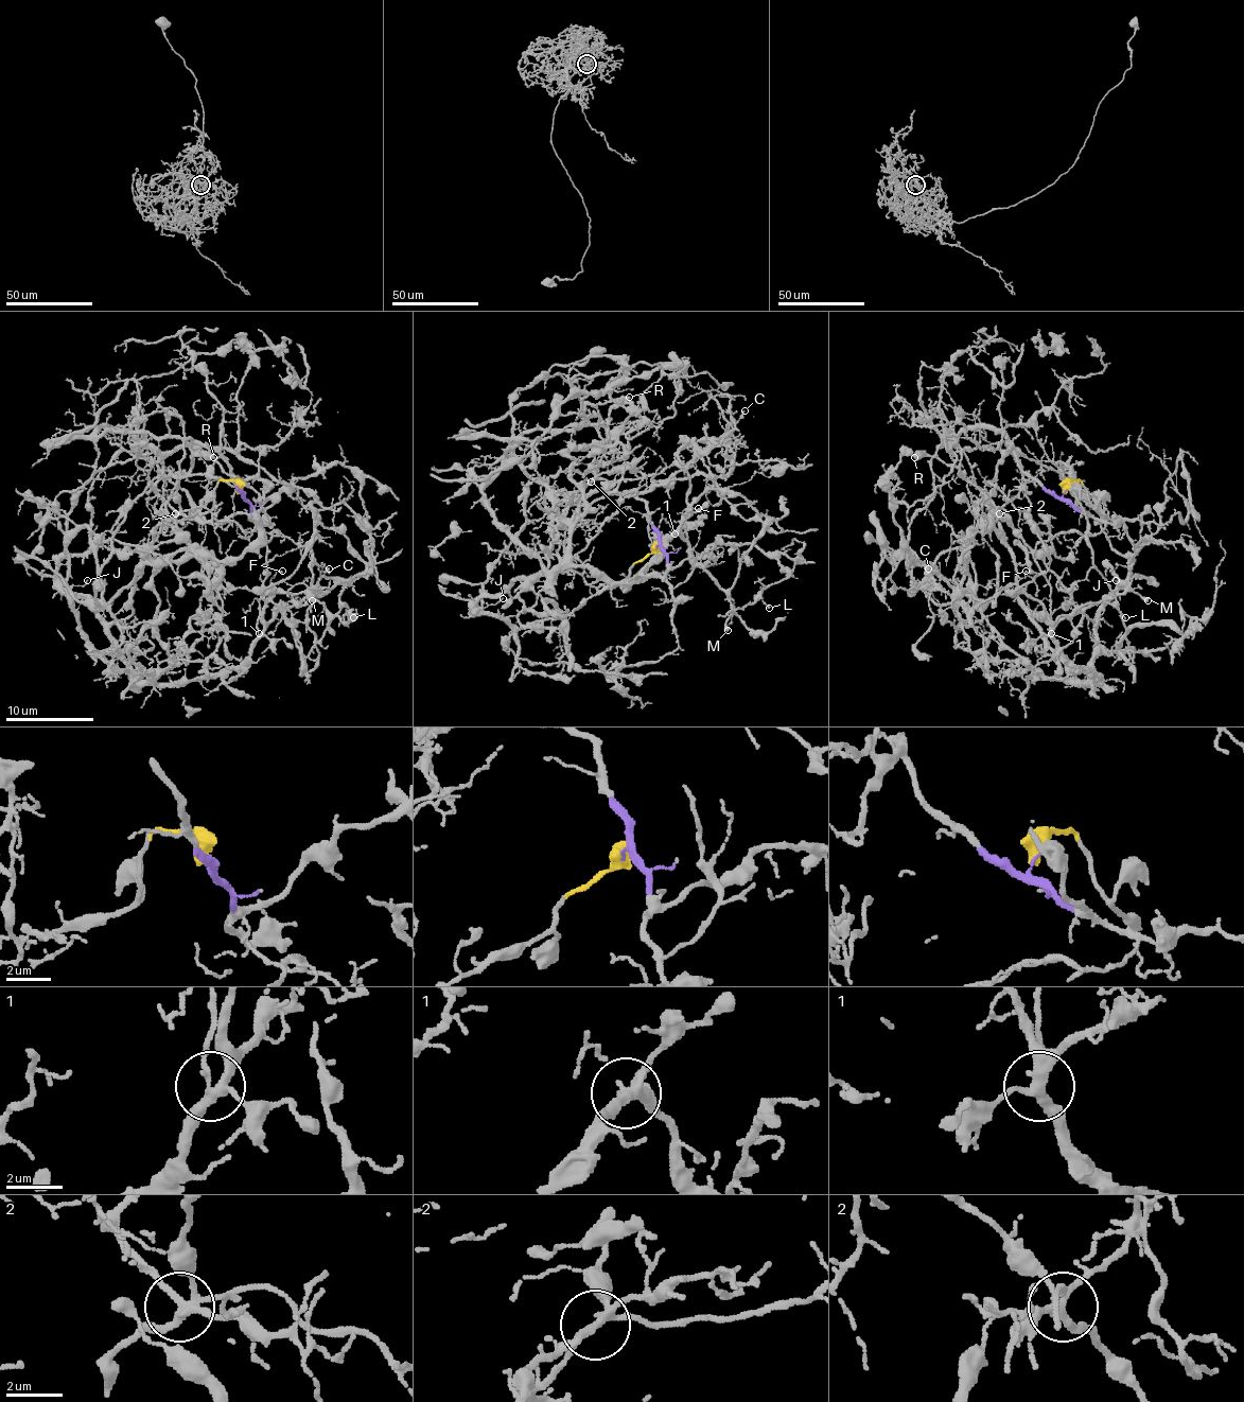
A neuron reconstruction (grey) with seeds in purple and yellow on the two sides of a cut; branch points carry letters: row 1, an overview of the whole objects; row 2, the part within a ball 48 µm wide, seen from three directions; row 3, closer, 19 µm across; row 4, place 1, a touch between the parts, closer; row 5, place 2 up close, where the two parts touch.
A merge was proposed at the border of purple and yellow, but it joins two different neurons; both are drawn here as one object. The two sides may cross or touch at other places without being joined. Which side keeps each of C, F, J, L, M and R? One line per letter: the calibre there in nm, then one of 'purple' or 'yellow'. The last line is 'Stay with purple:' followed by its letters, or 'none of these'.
C: 170 nm | purple
F: 110 nm | yellow
J: 110 nm | yellow
L: 130 nm | purple
M: 320 nm | yellow
R: 460 nm | yellow
Stay with purple: C, L

